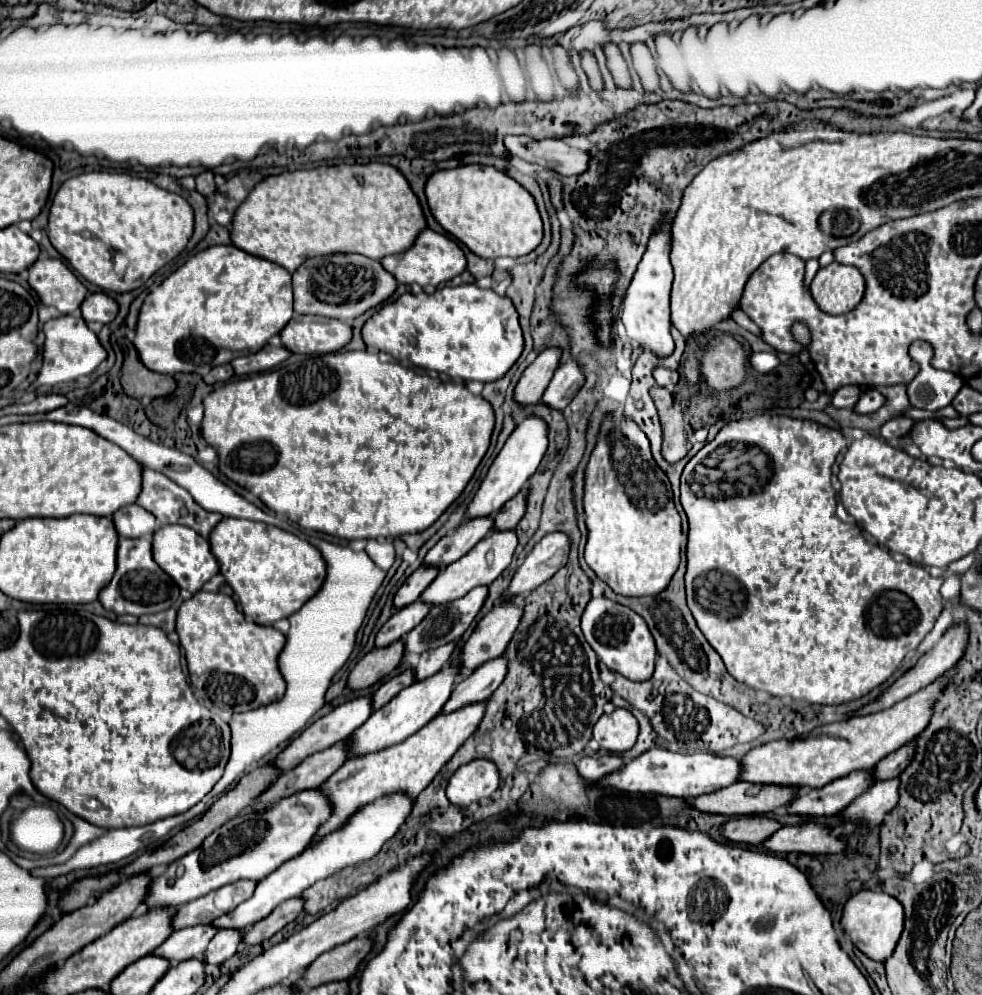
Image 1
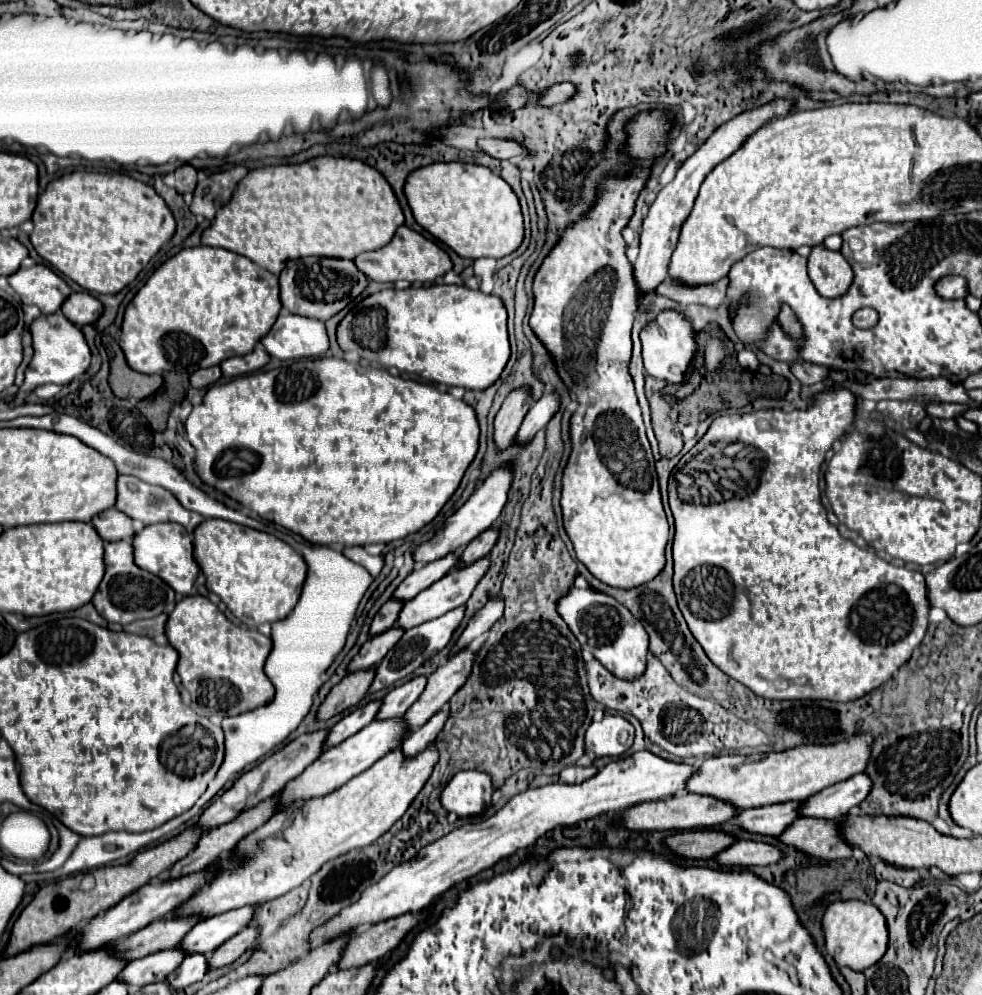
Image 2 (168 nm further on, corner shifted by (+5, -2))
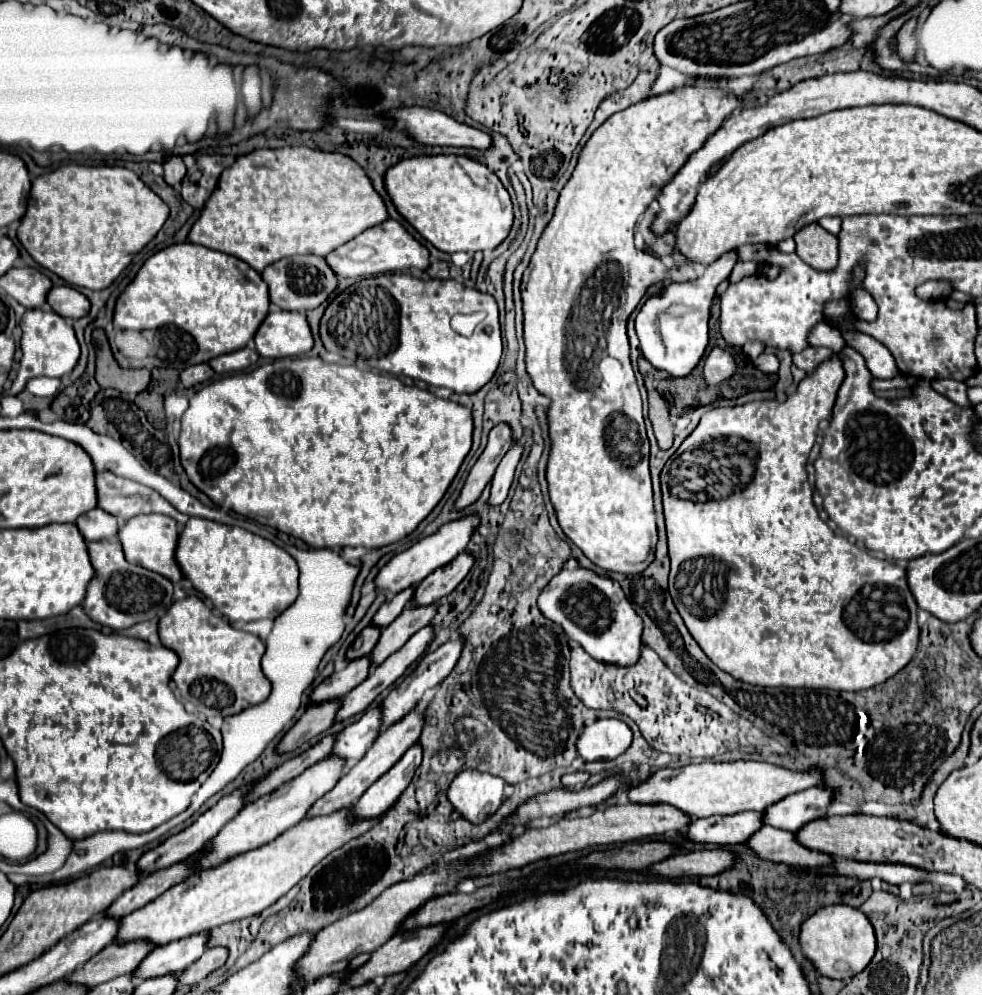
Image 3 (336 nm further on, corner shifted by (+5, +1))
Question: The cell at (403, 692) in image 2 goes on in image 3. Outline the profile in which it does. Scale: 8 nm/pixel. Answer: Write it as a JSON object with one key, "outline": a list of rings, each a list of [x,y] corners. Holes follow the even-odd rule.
{"outline":[[[379,707],[367,709],[365,715],[357,723],[353,723],[353,725],[345,727],[341,733],[337,733],[333,751],[329,753],[329,757],[339,757],[349,763],[357,763],[367,753],[371,743],[377,739],[379,731],[381,731],[379,719],[381,719]]]}

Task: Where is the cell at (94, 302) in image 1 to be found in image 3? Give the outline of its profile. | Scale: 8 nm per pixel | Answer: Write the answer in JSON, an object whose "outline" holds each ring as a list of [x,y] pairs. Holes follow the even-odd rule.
{"outline":[[[61,285],[61,287],[53,287],[49,293],[47,293],[47,303],[51,305],[51,309],[61,317],[65,319],[79,319],[83,315],[87,315],[89,311],[89,299],[79,293],[77,289],[73,287],[67,287],[67,285]]]}

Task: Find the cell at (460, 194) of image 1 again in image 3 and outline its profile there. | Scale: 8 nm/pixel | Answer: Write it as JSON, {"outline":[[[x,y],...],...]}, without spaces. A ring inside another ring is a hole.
{"outline":[[[419,155],[391,165],[383,181],[399,215],[439,251],[487,251],[509,235],[513,223],[509,193],[479,161],[459,155]]]}

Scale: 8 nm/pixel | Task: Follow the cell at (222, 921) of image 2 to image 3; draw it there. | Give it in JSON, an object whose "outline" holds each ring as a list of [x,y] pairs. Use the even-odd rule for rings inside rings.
{"outline":[[[207,933],[201,937],[189,937],[189,941],[175,941],[165,949],[153,949],[133,971],[135,979],[153,979],[163,975],[179,975],[193,961],[197,961],[207,945]]]}

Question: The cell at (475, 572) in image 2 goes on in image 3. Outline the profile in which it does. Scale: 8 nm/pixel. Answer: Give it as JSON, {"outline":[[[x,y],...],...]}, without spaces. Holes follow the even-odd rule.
{"outline":[[[411,603],[403,609],[403,613],[381,631],[381,637],[375,645],[375,649],[369,653],[369,661],[371,661],[371,669],[375,669],[377,665],[381,665],[381,661],[385,661],[389,655],[393,655],[395,651],[399,651],[413,633],[417,633],[419,629],[423,629],[429,623],[429,617],[433,617],[433,613],[437,611],[437,605],[429,605],[429,607],[413,607]]]}

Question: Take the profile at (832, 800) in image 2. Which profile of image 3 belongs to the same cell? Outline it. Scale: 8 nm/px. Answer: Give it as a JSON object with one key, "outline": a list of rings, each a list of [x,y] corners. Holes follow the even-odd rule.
{"outline":[[[811,787],[777,801],[777,805],[769,805],[769,809],[763,811],[761,821],[765,825],[795,833],[801,825],[807,825],[807,821],[823,817],[831,801],[833,793],[829,793],[829,789]]]}

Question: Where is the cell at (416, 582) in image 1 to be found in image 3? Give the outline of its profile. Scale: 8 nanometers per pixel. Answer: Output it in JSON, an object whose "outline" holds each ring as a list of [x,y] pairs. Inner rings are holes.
{"outline":[[[371,625],[365,627],[365,629],[357,635],[357,639],[353,641],[353,645],[347,649],[345,659],[347,659],[347,661],[355,661],[355,659],[359,659],[359,657],[369,655],[369,653],[373,651],[379,635],[381,635],[381,631],[379,631],[377,627],[371,627]]]}

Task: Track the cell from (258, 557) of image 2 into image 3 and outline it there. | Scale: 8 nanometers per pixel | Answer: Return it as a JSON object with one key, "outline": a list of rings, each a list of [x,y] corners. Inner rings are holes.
{"outline":[[[191,517],[179,533],[175,557],[183,577],[231,623],[275,619],[297,599],[299,569],[295,559],[271,541],[239,527]]]}

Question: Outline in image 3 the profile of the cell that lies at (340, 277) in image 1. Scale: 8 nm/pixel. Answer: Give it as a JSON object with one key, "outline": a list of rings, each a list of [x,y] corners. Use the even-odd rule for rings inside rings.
{"outline":[[[293,255],[275,261],[273,265],[269,265],[269,269],[261,273],[261,277],[269,287],[269,301],[279,309],[289,309],[289,311],[315,309],[337,287],[337,277],[329,269],[329,265],[325,265],[325,259],[313,255]]]}

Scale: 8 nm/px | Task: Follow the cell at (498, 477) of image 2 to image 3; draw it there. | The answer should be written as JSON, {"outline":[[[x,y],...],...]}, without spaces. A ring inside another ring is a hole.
{"outline":[[[469,515],[469,517],[461,517],[457,521],[449,521],[445,523],[435,535],[429,535],[425,539],[421,539],[419,543],[415,543],[413,547],[409,547],[407,551],[395,555],[385,567],[379,569],[377,577],[375,577],[375,587],[385,589],[389,593],[399,593],[405,591],[409,587],[415,587],[419,581],[423,581],[427,575],[431,575],[435,569],[447,565],[449,561],[453,561],[459,553],[465,551],[465,545],[469,543],[469,537],[473,533],[477,525],[477,515]]]}

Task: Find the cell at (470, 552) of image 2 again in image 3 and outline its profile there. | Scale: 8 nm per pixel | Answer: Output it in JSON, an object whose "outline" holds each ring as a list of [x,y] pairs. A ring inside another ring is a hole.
{"outline":[[[469,553],[457,555],[449,565],[437,569],[429,577],[425,577],[425,581],[417,583],[417,587],[413,589],[413,605],[425,607],[425,605],[435,605],[435,601],[439,603],[465,579],[471,567],[473,567],[473,557],[469,557]]]}

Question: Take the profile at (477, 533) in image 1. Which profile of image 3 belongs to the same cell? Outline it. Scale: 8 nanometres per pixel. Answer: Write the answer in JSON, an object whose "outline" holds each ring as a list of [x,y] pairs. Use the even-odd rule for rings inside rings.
{"outline":[[[407,589],[405,593],[397,593],[397,597],[385,601],[385,603],[379,607],[379,611],[375,613],[371,625],[379,627],[379,629],[391,625],[391,623],[397,619],[397,615],[401,615],[401,611],[405,609],[405,605],[411,601],[411,593],[413,593],[413,591]]]}

